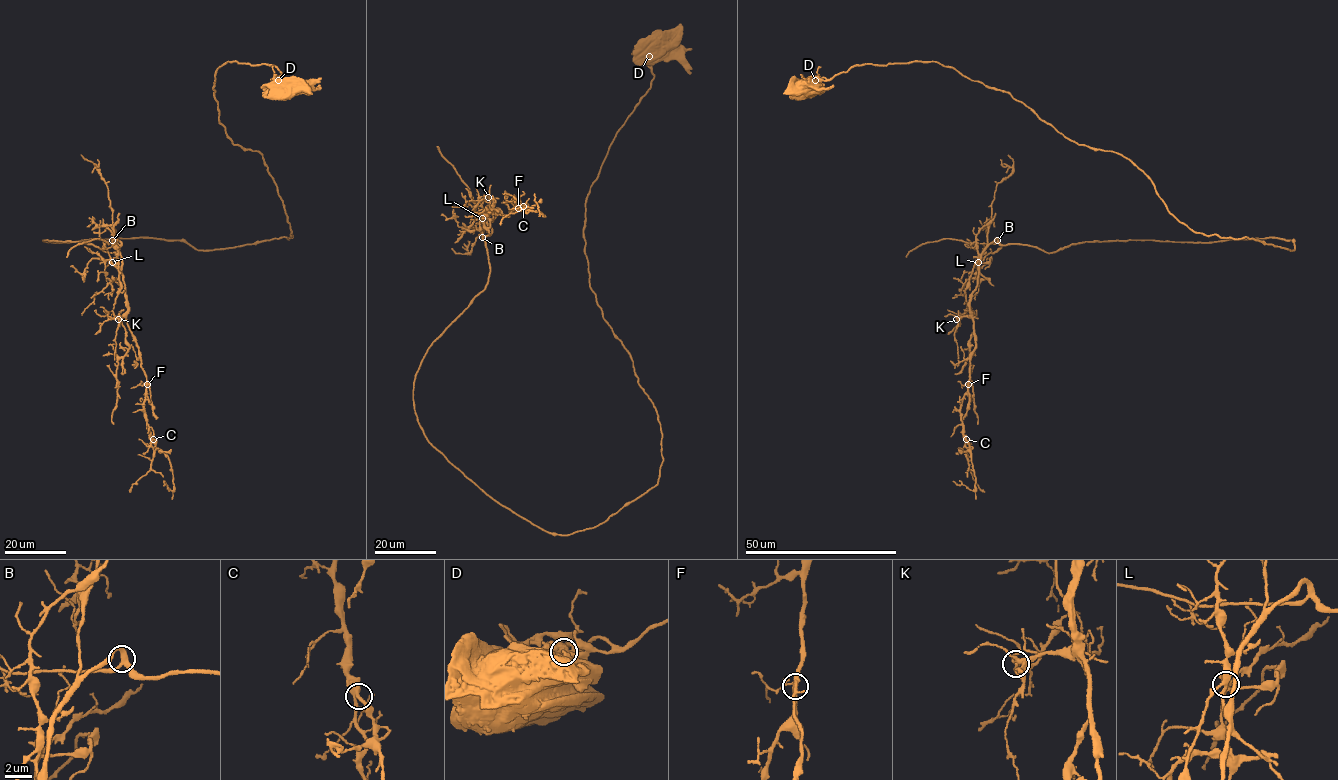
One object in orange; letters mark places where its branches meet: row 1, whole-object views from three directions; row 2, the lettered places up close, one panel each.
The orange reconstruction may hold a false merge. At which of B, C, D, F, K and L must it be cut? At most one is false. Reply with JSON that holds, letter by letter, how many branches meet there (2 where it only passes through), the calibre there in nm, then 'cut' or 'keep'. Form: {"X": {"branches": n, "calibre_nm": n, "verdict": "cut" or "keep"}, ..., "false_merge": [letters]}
{"B": {"branches": 3, "calibre_nm": 320, "verdict": "keep"}, "C": {"branches": 4, "calibre_nm": 380, "verdict": "keep"}, "D": {"branches": 4, "calibre_nm": 600, "verdict": "cut"}, "F": {"branches": 5, "calibre_nm": 320, "verdict": "keep"}, "K": {"branches": 5, "calibre_nm": 340, "verdict": "keep"}, "L": {"branches": 4, "calibre_nm": 200, "verdict": "keep"}, "false_merge": ["D"]}

